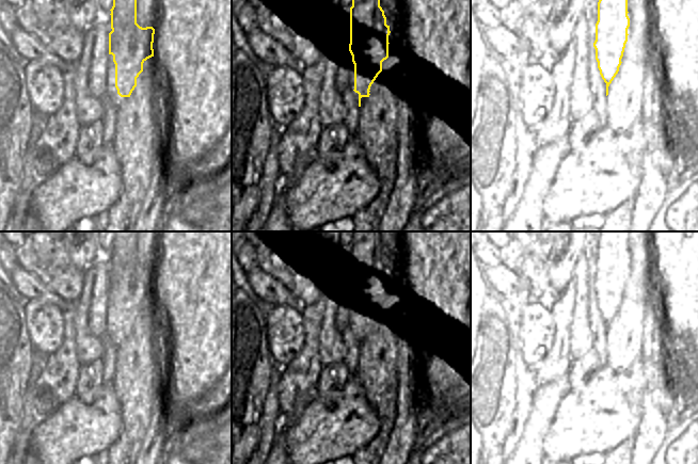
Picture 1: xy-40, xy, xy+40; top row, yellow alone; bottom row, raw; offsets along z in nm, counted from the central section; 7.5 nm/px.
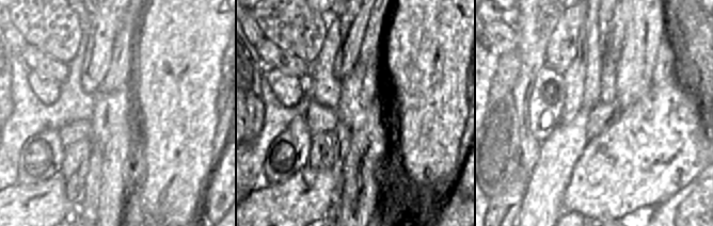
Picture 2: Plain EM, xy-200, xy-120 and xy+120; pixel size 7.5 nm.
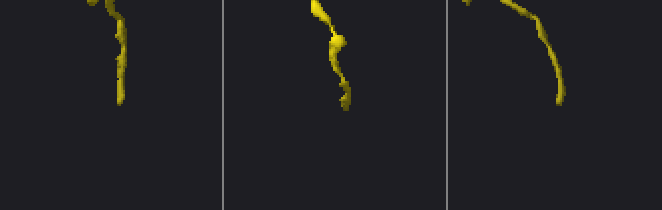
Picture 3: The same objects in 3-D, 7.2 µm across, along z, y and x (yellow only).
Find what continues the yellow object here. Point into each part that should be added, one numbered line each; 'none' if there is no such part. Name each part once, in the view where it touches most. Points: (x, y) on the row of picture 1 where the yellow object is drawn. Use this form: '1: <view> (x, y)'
1: xy-40 (117, 101)

